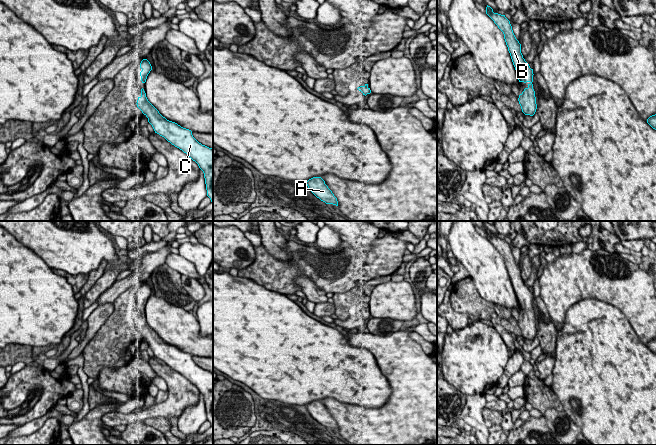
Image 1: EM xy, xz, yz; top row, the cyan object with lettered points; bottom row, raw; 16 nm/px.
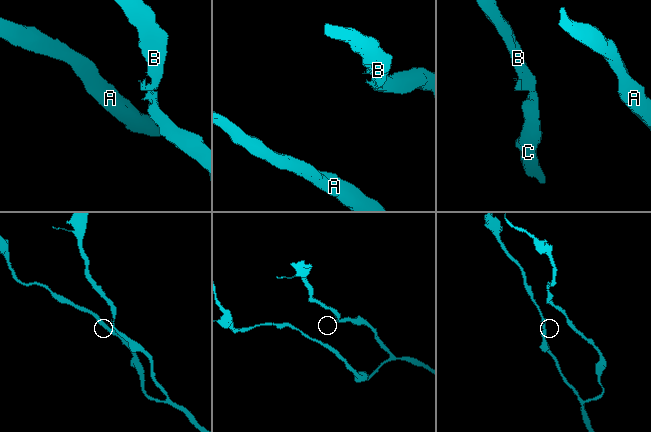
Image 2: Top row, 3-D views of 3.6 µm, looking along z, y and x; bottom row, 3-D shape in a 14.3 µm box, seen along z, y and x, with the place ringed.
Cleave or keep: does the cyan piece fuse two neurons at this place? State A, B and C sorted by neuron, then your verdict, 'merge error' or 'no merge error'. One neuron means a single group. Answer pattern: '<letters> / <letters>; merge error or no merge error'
A B C; no merge error

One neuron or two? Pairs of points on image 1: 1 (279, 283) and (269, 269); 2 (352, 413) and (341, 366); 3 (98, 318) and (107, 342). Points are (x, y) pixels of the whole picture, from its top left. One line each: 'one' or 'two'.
1: one
2: two
3: two

